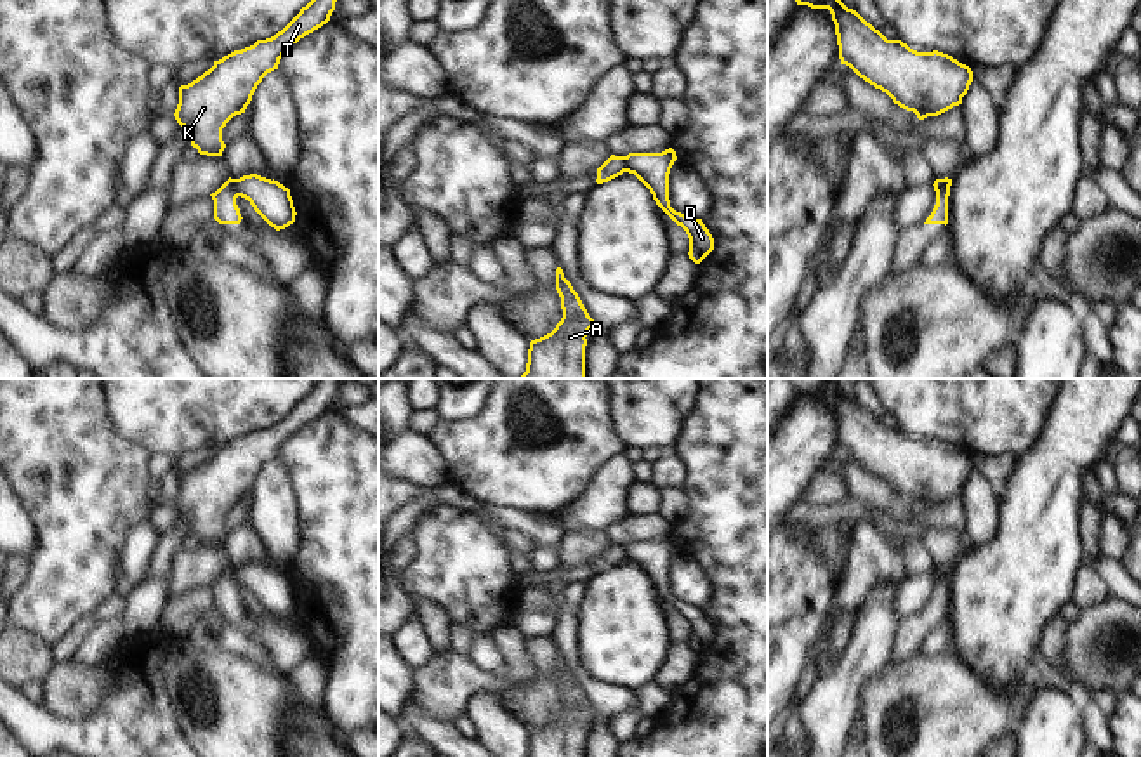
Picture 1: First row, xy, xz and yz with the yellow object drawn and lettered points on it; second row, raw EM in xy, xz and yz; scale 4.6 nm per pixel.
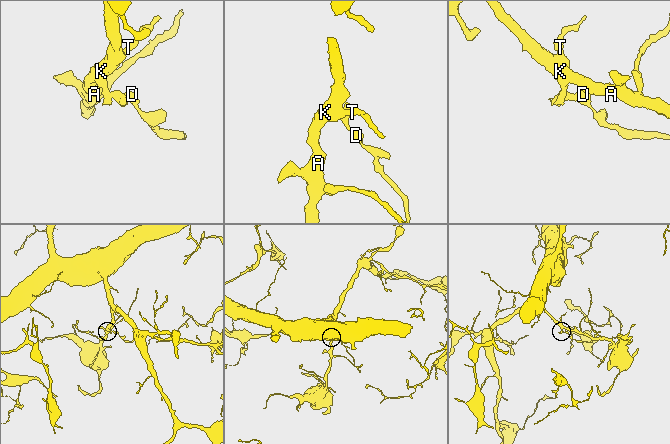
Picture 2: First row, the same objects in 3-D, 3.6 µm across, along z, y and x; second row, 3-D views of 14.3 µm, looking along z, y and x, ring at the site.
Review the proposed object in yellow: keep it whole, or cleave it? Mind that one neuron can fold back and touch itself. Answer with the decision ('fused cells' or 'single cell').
fused cells

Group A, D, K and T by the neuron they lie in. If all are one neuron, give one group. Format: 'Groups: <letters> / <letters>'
Groups: A K T / D

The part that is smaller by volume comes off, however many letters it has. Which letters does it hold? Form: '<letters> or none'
D

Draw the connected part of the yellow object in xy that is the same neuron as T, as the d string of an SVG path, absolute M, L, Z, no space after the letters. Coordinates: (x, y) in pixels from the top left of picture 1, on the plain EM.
M320 378L274 425L214 450L208 460L179 476L174 505L200 543L222 545L226 512L245 502L257 474L278 458L280 448L293 432L330 410L340 384L342 378Z

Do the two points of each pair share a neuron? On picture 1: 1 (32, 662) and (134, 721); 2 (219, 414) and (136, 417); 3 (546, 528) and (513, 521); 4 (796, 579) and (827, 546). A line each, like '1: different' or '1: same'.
1: different
2: same
3: same
4: different

